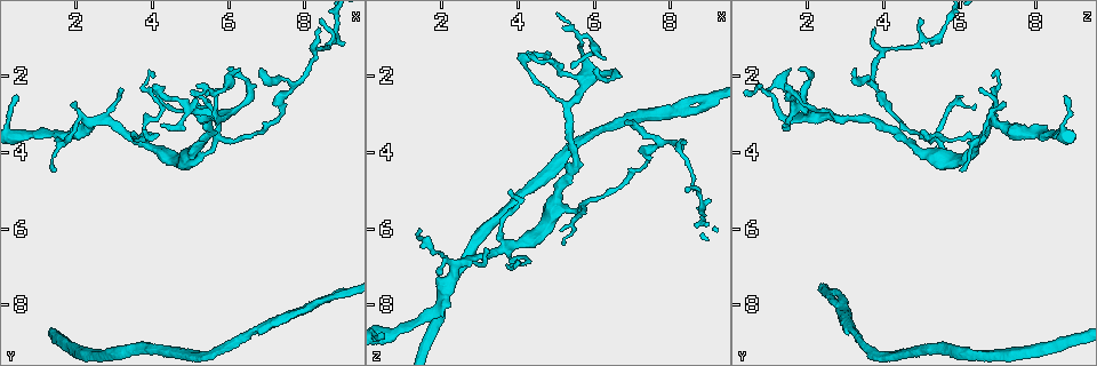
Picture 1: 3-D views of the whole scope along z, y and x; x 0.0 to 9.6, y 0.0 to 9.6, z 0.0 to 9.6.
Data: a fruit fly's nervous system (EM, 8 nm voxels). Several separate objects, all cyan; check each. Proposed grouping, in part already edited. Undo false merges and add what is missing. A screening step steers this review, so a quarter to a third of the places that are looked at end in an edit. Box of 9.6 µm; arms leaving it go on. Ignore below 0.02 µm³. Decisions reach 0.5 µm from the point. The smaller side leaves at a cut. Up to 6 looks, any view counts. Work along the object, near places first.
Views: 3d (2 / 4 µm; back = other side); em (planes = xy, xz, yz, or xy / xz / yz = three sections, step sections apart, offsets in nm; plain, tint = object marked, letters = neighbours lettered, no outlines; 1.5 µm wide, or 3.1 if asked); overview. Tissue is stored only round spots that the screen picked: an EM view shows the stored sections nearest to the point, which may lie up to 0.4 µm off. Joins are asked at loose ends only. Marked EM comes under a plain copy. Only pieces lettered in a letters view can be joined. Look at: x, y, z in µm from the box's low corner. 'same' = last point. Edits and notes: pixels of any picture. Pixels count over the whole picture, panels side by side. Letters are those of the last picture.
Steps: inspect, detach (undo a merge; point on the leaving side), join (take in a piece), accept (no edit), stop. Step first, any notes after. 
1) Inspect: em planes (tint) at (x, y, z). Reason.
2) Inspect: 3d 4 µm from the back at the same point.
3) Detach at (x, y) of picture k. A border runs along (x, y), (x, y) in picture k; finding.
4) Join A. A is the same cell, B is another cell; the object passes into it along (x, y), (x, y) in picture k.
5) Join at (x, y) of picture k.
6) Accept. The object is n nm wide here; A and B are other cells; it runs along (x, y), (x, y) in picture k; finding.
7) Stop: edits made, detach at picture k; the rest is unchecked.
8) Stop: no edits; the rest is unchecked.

Inspect: 3d 2 µm at (8.45, 0.80, 3.80). Thin end.

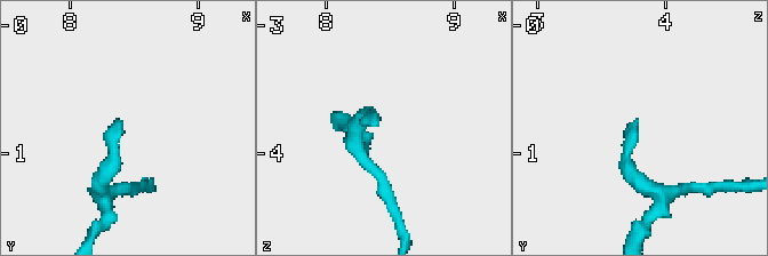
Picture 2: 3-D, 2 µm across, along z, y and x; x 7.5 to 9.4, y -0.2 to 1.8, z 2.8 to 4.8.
Inspect: em planes (letters) at (8.40, 0.76, 3.78). Shape alone is not enough.

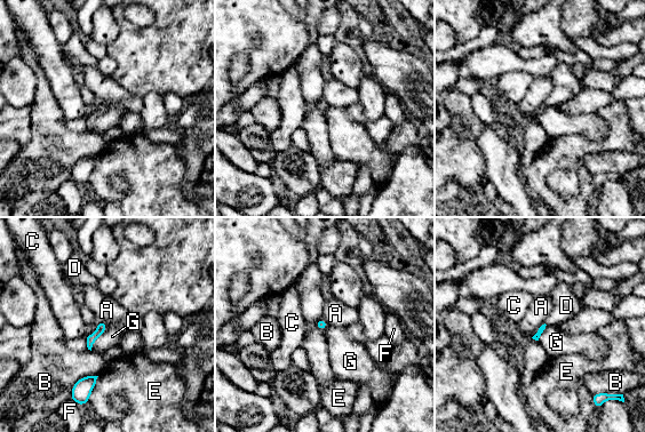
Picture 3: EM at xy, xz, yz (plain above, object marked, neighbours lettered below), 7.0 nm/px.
Accept. A, B, C, D, E, F and G are other cells; no lettered piece goes on from it.

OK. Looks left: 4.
Inspect: 3d 2 µm at (6.75, 1.90, 3.20). Tapers out.

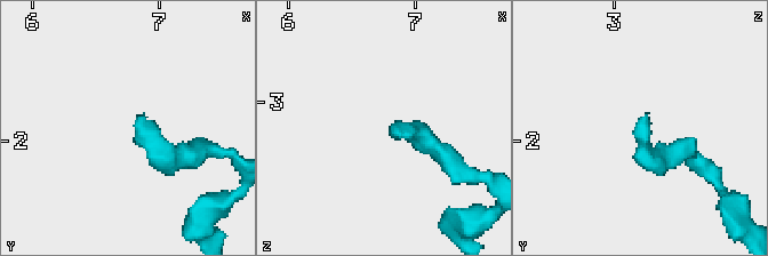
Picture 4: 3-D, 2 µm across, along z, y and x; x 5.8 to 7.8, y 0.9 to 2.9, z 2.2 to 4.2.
Inspect: em planes (letters) at (6.80, 1.86, 3.18). Need the tissue.

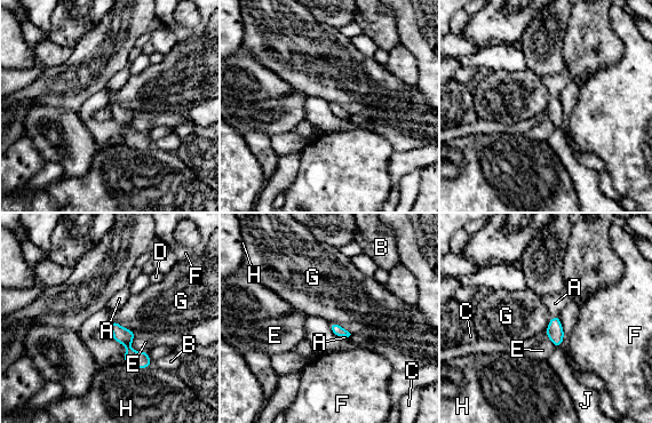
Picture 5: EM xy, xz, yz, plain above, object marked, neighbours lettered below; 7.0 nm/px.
Join A. A is the same cell, B, C, D, E, F, G, H and J are other cells; the object passes into it along (555, 333), (555, 316), (555, 303) in picture 5; it goes on there.

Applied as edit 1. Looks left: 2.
Stop: edits made, join at picture 5; the rest is unchecked.

